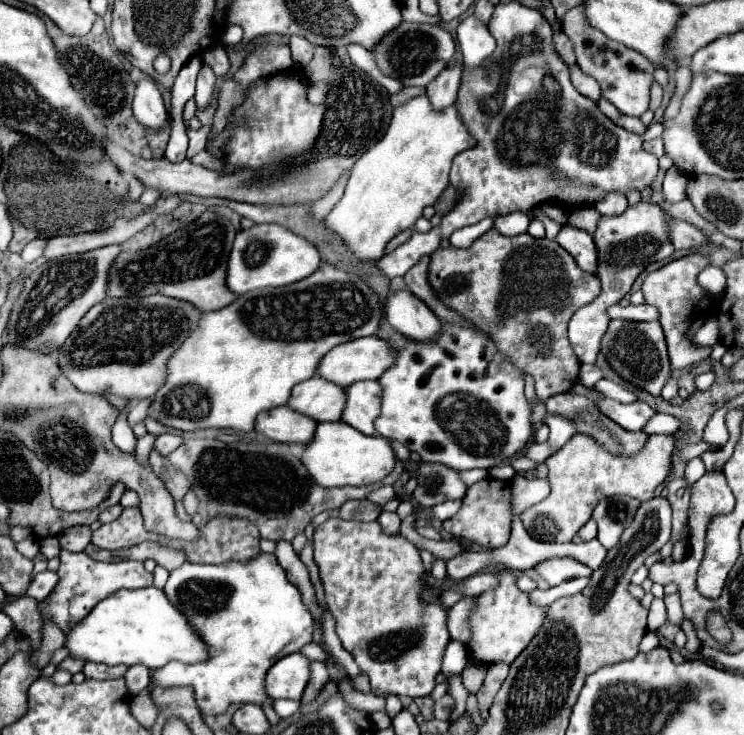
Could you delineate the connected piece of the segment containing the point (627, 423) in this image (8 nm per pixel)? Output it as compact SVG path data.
M577 383L570 391L581 391L585 396L589 396L605 416L609 416L613 422L617 422L625 430L639 432L655 416L655 408L651 408L647 402L621 404L621 402L605 398L603 394L597 394L593 390Z

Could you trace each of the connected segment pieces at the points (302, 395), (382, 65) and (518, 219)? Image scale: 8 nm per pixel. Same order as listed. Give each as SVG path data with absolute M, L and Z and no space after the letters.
M315 374L293 388L289 406L317 422L335 422L345 408L345 388Z
M401 22L401 26L397 26L397 30L391 30L385 40L377 42L373 48L373 58L385 76L401 80L403 86L427 86L449 64L453 52L455 42L451 34L441 26Z
M513 212L513 214L505 214L499 216L495 220L495 228L505 234L505 236L517 236L517 234L525 234L529 226L529 216L523 212Z

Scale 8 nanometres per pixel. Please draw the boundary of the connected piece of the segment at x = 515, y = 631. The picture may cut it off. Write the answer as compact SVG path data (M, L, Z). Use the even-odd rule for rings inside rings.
M499 566L493 574L499 578L499 586L479 594L475 600L475 608L469 616L471 638L465 644L465 648L467 658L479 666L489 666L495 662L511 664L521 654L521 650L525 650L525 646L533 640L537 630L543 626L545 614L549 610L547 606L531 604L529 594L517 588L517 576L507 568Z

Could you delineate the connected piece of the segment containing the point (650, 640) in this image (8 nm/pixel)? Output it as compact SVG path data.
M647 632L639 644L639 652L649 653L659 646L659 639L654 632Z

